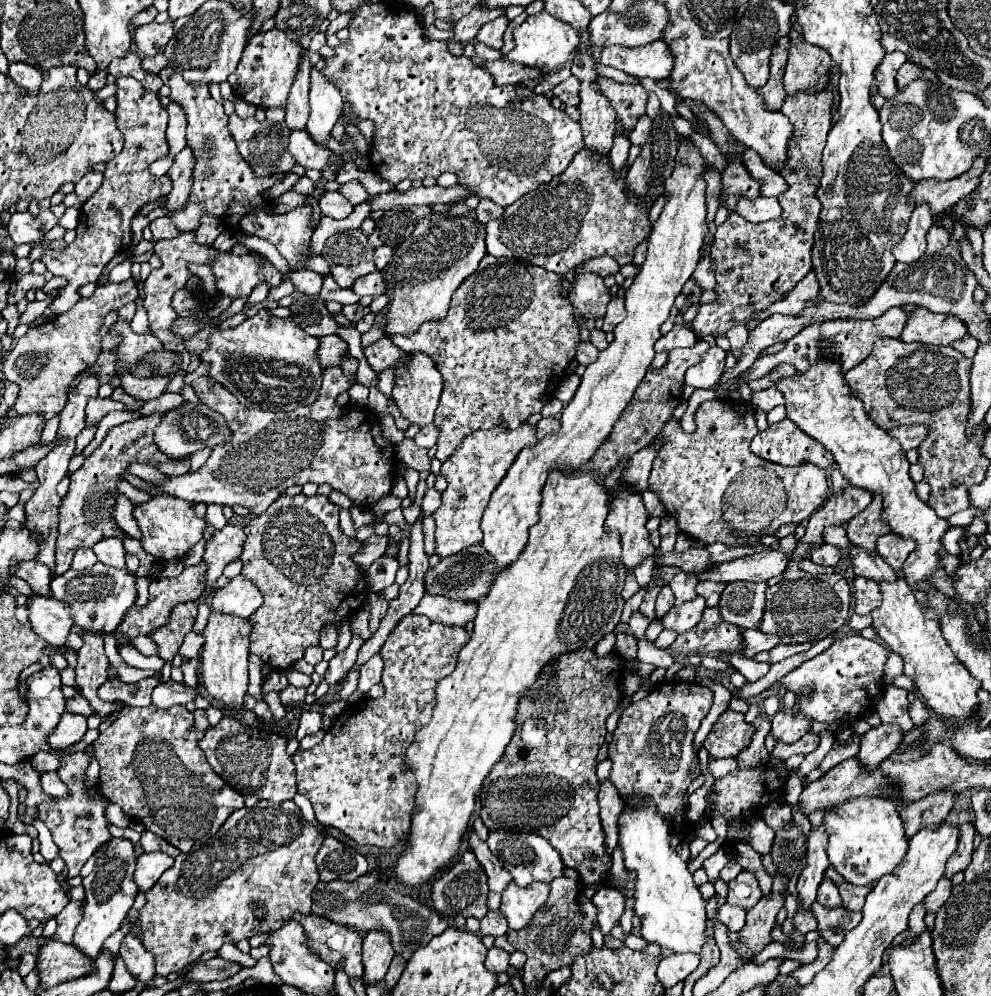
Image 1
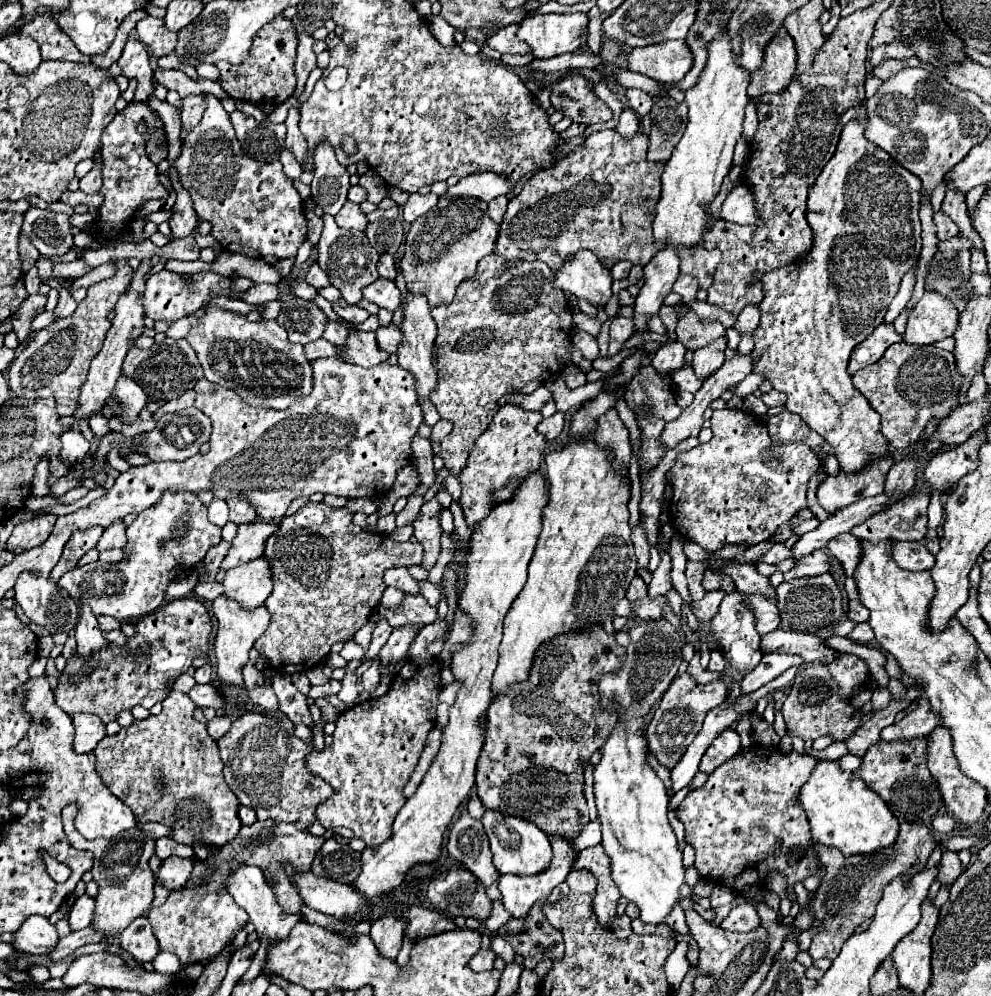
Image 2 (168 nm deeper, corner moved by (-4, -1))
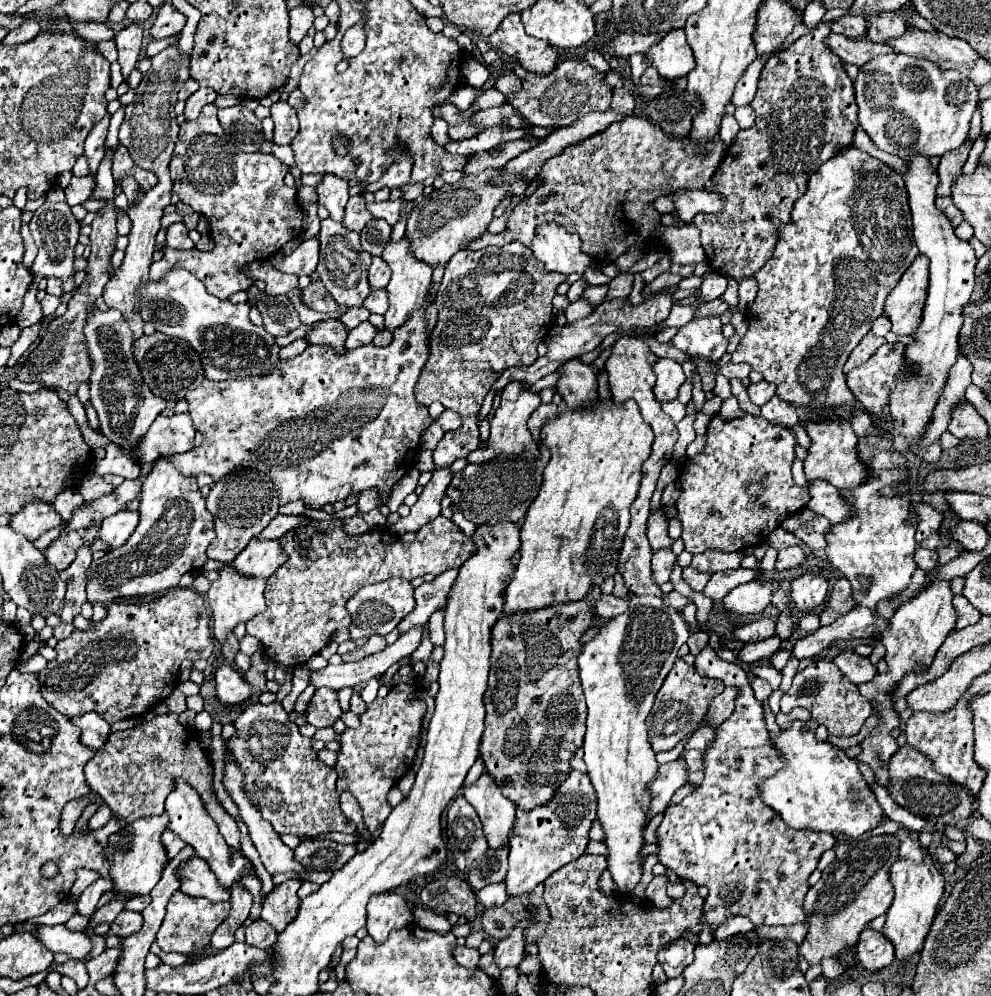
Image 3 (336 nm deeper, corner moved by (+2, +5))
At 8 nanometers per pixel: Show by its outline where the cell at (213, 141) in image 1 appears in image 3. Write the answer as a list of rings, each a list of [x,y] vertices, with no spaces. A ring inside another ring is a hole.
[[[213,103],[205,105],[195,121],[185,121],[181,125],[169,169],[173,193],[209,219],[215,247],[210,252],[167,247],[163,259],[151,263],[149,277],[153,279],[163,277],[171,267],[185,268],[205,283],[211,295],[227,299],[231,293],[247,291],[255,283],[243,273],[247,263],[269,259],[289,239],[301,233],[303,211],[297,205],[297,191],[287,187],[283,181],[287,175],[287,165],[283,165],[271,153],[243,153],[229,143],[217,121],[217,107]]]

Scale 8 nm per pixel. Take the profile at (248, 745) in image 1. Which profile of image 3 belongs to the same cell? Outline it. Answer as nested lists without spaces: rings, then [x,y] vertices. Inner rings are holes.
[[[279,701],[269,705],[261,705],[261,703],[249,705],[235,721],[235,729],[237,735],[227,741],[227,749],[233,751],[233,757],[237,757],[241,771],[245,773],[245,791],[249,793],[249,799],[261,809],[261,815],[265,817],[265,821],[271,823],[277,835],[291,833],[299,837],[317,837],[331,831],[355,833],[355,825],[343,815],[339,807],[339,795],[335,789],[337,783],[335,769],[323,765],[317,759],[317,751],[311,747],[311,739],[299,733],[299,727],[289,721]],[[249,733],[253,733],[253,741],[247,741]]]

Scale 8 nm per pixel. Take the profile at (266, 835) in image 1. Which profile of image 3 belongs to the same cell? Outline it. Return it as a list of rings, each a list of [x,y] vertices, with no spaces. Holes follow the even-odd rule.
[[[177,891],[167,905],[167,915],[157,933],[157,945],[165,953],[185,953],[185,955],[199,953],[209,945],[213,931],[221,925],[221,921],[227,917],[227,913],[229,913],[229,903],[213,905],[211,901],[205,901],[199,897],[189,897],[185,893]]]

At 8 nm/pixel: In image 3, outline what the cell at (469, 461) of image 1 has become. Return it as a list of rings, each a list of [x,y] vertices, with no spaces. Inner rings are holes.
[[[511,381],[503,389],[499,407],[495,409],[495,415],[491,421],[491,435],[487,439],[489,445],[485,449],[475,449],[473,453],[469,453],[467,461],[469,463],[481,463],[481,461],[487,461],[489,457],[495,457],[497,453],[539,453],[539,445],[527,429],[527,419],[539,405],[541,405],[539,393],[531,391],[523,381]]]

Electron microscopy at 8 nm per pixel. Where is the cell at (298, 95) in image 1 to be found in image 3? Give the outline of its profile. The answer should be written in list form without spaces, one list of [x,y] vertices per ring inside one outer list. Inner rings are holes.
[[[297,5],[289,13],[291,13],[291,37],[293,37],[293,41],[299,43],[307,35],[315,17],[313,17],[311,7],[307,7],[307,5]]]

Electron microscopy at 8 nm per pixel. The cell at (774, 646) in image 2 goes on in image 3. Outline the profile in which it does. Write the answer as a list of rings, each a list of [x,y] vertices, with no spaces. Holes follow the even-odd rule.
[[[851,649],[841,651],[833,661],[849,677],[849,681],[855,683],[855,685],[873,681],[873,677],[877,675],[877,669],[871,665],[871,661],[867,657],[861,657],[861,655],[853,653]]]

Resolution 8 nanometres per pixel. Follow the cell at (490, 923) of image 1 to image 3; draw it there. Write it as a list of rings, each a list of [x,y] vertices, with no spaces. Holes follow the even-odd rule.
[[[497,883],[497,885],[487,885],[485,889],[481,889],[477,893],[479,901],[483,907],[493,907],[493,905],[501,905],[509,899],[507,891],[505,891],[505,885],[503,883]]]

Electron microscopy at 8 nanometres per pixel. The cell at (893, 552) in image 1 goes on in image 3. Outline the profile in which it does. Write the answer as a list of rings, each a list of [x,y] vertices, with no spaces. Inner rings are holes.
[[[917,547],[915,551],[915,563],[929,571],[929,569],[935,569],[937,567],[937,561],[939,561],[939,555],[935,551],[929,551],[929,549],[923,549],[923,547]]]

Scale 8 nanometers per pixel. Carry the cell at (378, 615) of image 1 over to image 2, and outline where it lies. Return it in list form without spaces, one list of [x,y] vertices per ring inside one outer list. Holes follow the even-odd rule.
[[[383,617],[383,619],[375,625],[375,631],[373,631],[373,641],[371,641],[371,645],[369,645],[369,649],[367,649],[365,657],[363,657],[363,661],[371,659],[371,657],[377,657],[379,649],[381,649],[381,647],[383,647],[383,643],[389,639],[391,631],[393,631],[393,627],[391,627],[391,625],[387,623],[387,619]]]

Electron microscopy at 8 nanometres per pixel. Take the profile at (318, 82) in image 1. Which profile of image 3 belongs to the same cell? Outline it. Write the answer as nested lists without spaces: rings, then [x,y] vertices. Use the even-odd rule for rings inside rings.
[[[325,175],[321,183],[317,183],[319,203],[329,209],[333,221],[343,221],[345,205],[349,201],[349,183],[337,175]]]

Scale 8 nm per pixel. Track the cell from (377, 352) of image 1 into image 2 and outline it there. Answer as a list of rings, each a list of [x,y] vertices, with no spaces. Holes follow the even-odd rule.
[[[355,333],[355,335],[349,335],[347,341],[345,341],[345,355],[339,351],[339,355],[349,361],[349,363],[355,363],[355,365],[361,365],[361,367],[375,367],[383,361],[389,359],[389,353],[379,349],[377,345],[377,339],[375,339],[375,333]]]

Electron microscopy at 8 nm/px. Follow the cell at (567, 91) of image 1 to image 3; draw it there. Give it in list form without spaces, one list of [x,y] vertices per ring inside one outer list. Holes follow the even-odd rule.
[[[567,59],[559,63],[549,75],[539,77],[535,73],[527,73],[521,79],[521,91],[505,95],[507,103],[511,103],[531,125],[559,129],[567,127],[585,113],[591,111],[607,111],[611,107],[611,87],[605,83],[605,73],[593,69],[585,59]]]

